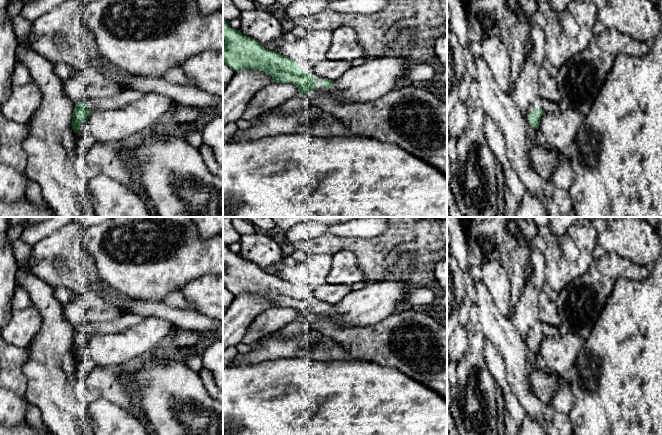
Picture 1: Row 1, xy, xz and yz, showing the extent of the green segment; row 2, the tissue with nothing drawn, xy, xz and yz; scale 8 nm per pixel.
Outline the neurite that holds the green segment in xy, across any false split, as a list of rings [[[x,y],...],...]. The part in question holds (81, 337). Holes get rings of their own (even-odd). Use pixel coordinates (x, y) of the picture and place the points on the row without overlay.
[[[125,313],[119,318],[109,322],[94,322],[75,328],[72,342],[72,353],[78,357],[80,348],[84,346],[95,334],[113,334],[129,329],[139,324],[144,317],[133,313]]]

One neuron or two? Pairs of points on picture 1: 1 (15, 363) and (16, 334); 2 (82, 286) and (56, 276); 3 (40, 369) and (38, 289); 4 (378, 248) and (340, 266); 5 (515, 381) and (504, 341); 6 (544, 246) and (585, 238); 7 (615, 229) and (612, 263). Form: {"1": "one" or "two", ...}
{"1": "two", "2": "one", "3": "one", "4": "two", "5": "one", "6": "one", "7": "two"}

